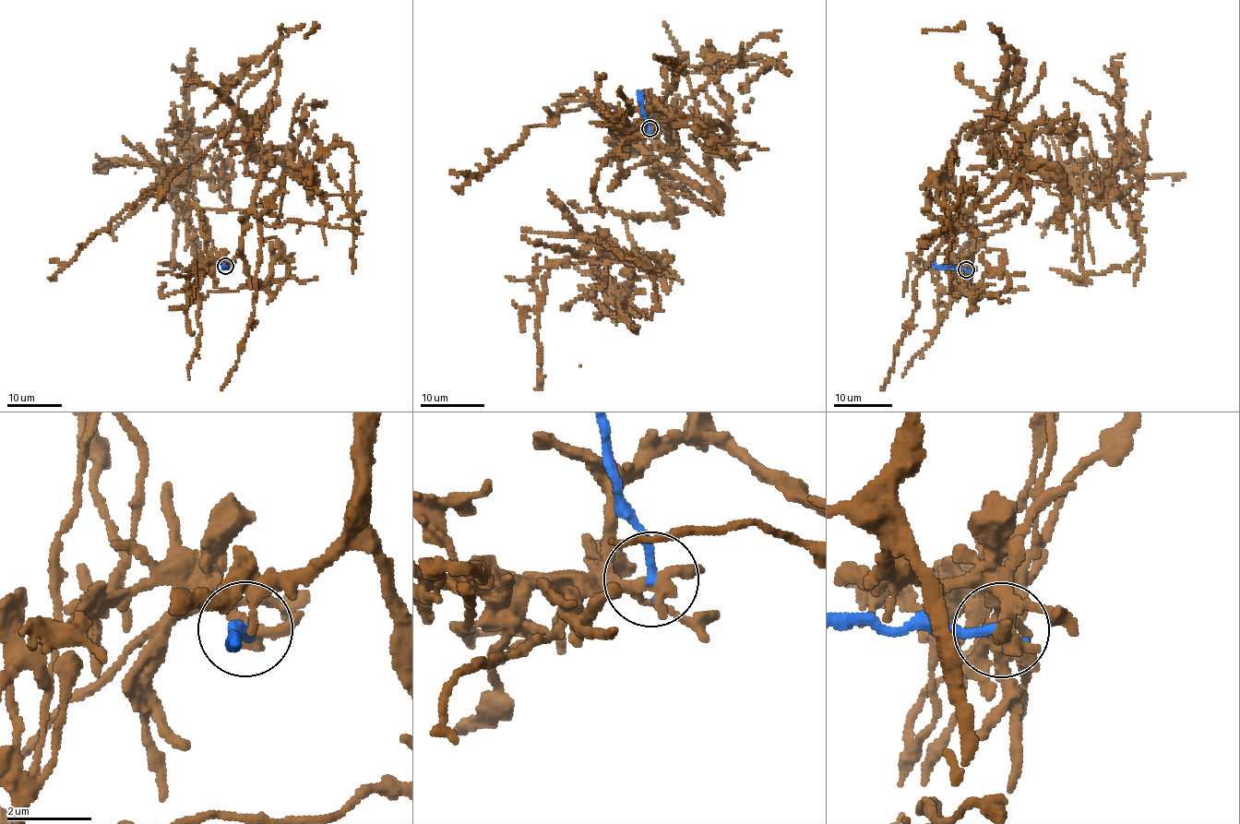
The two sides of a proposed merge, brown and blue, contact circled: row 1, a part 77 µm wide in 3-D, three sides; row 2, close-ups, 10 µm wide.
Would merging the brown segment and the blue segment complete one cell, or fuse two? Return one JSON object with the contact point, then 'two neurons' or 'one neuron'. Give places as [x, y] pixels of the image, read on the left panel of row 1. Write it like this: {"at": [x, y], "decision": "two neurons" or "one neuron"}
{"at": [225, 266], "decision": "two neurons"}

